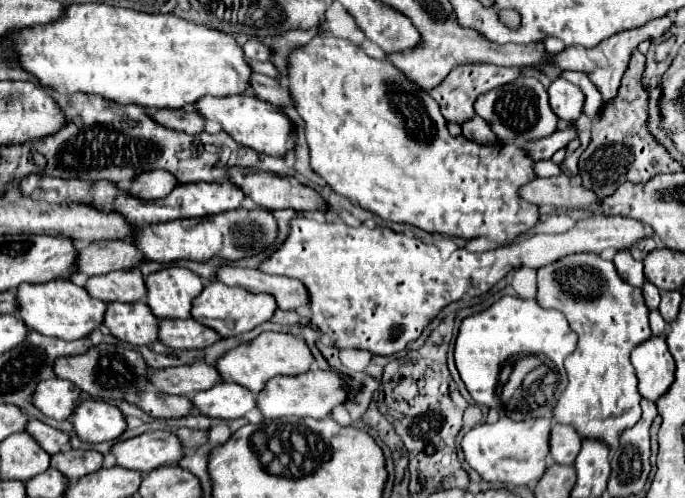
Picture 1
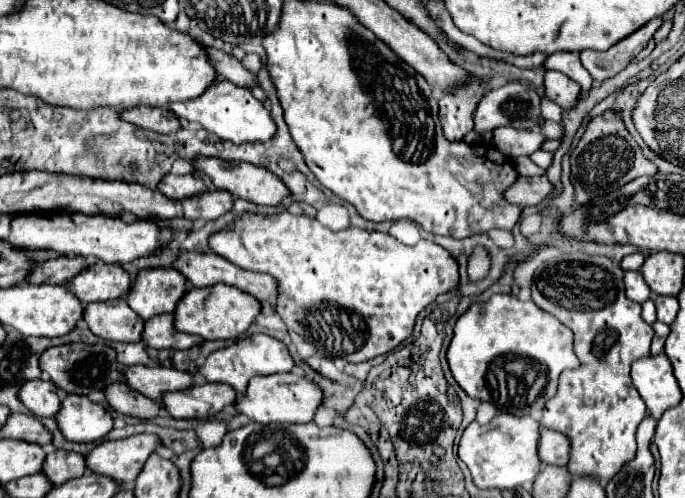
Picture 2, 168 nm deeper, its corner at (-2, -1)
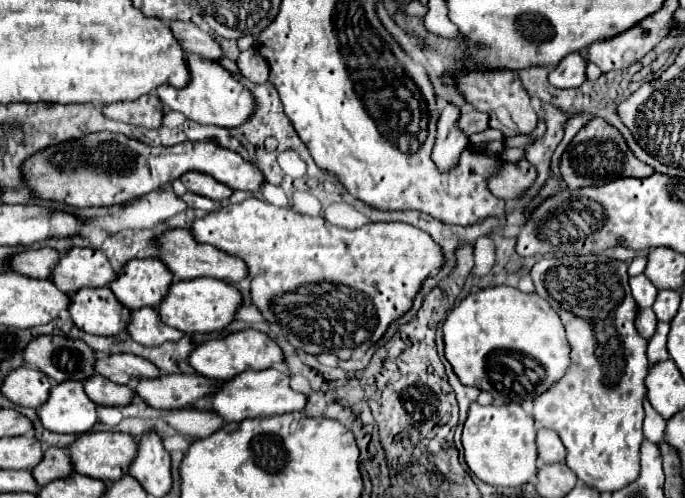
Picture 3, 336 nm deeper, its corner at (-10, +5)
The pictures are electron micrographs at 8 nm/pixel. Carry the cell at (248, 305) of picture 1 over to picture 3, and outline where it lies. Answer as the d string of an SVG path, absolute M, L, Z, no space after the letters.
M193 278L171 284L167 296L159 304L159 318L163 324L177 328L185 334L215 332L215 330L219 332L229 322L233 322L233 314L239 306L241 306L241 294L227 282L221 282L217 278Z

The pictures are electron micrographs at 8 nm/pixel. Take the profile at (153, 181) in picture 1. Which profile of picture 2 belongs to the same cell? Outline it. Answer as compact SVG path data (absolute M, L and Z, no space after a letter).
M167 174L163 176L163 180L159 182L157 190L167 196L167 198L187 198L187 196L193 196L193 194L199 194L199 192L205 192L205 186L203 186L203 180L199 176L193 176L193 174L183 174L183 176L175 176L175 174Z

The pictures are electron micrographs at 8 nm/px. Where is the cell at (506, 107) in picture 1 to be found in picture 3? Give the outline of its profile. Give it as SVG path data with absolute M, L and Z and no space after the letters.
M471 110L471 112L465 112L459 116L459 130L465 134L465 136L471 136L475 132L483 132L489 128L487 124L487 114L483 112L477 112L477 110Z

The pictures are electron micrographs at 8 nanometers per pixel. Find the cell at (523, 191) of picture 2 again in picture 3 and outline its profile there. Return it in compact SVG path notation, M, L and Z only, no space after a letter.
M527 160L519 162L503 162L503 166L487 180L489 190L509 203L509 208L517 204L521 194L533 184L537 178L535 168Z

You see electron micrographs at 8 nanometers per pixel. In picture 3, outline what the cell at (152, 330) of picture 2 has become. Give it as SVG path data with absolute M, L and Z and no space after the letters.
M155 308L131 310L127 334L143 346L159 346L167 340L175 342L183 338L183 332L175 332L175 328L167 328L167 324L159 320L159 314L155 312Z

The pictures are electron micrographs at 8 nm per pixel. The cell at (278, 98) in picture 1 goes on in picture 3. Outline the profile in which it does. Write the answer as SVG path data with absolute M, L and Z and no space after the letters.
M169 22L169 28L185 52L193 52L209 60L217 60L221 56L221 48L213 36L209 32L203 32L193 22Z

